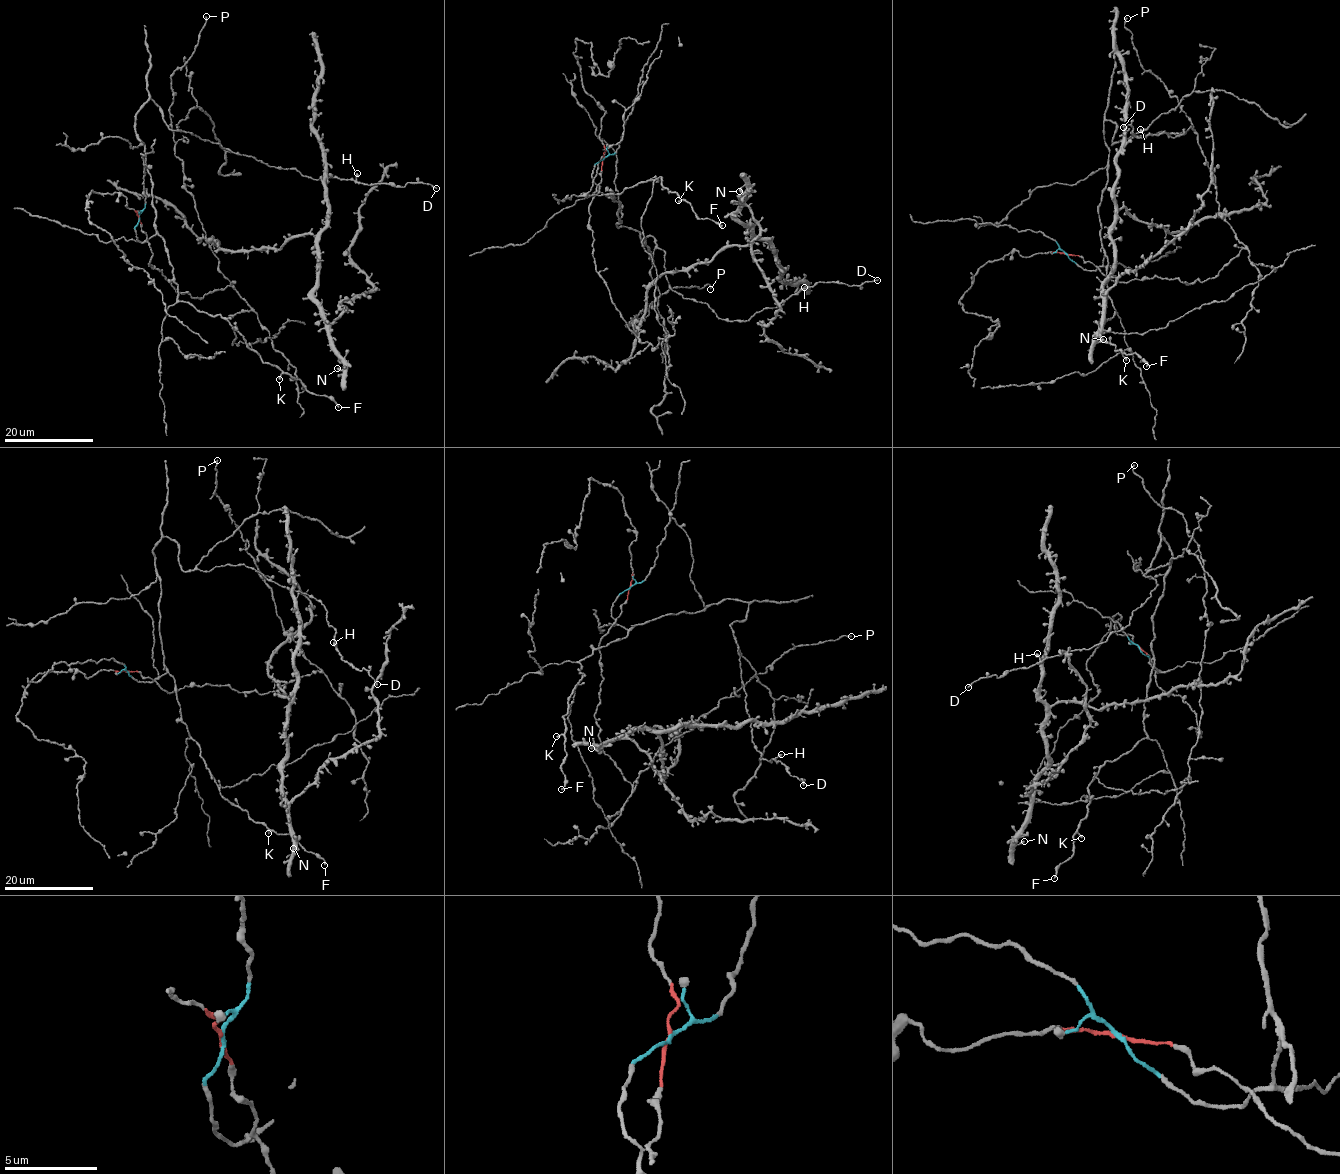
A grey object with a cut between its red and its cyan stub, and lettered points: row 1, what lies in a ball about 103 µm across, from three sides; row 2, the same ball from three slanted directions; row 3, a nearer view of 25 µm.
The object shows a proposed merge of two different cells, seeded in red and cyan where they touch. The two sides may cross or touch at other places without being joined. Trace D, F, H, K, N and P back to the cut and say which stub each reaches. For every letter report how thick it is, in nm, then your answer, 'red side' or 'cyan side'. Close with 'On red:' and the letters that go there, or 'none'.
D: calibre 160 nm; cyan side
F: calibre 190 nm; cyan side
H: calibre 440 nm; cyan side
K: calibre 280 nm; cyan side
N: calibre 400 nm; red side
P: calibre 180 nm; red side
On red: N, P

